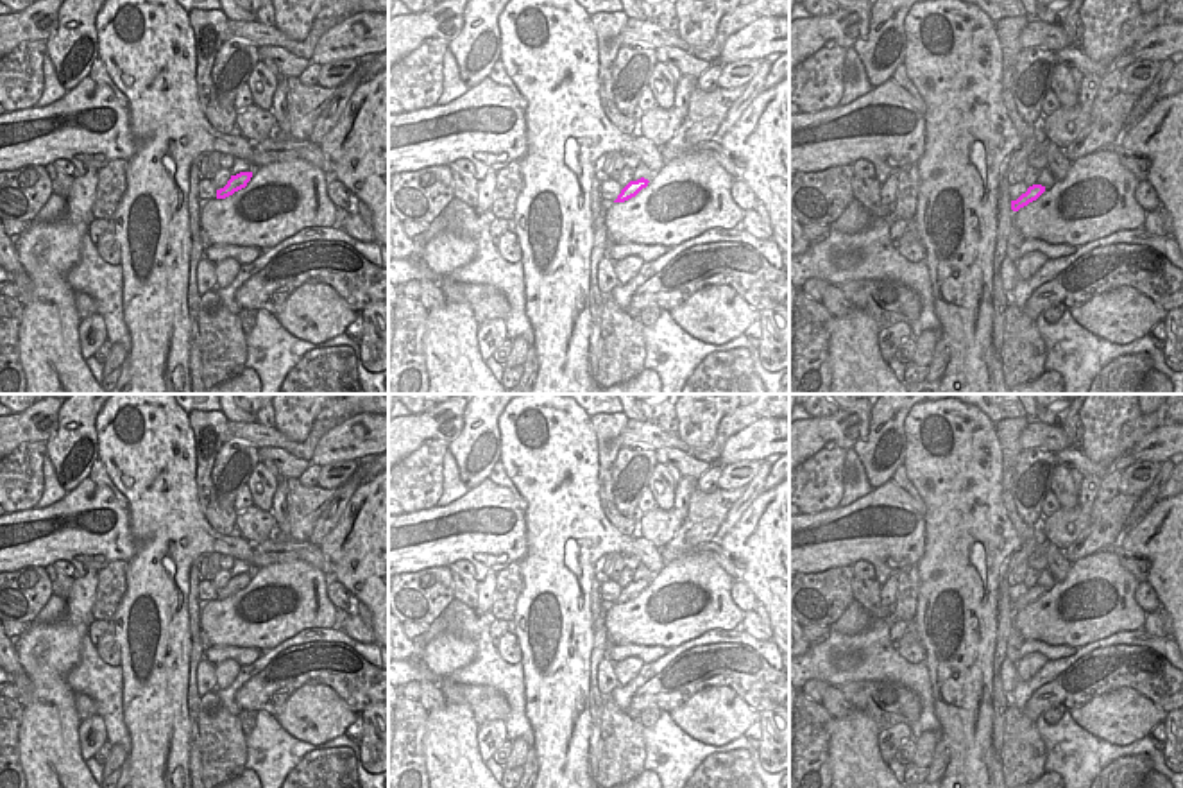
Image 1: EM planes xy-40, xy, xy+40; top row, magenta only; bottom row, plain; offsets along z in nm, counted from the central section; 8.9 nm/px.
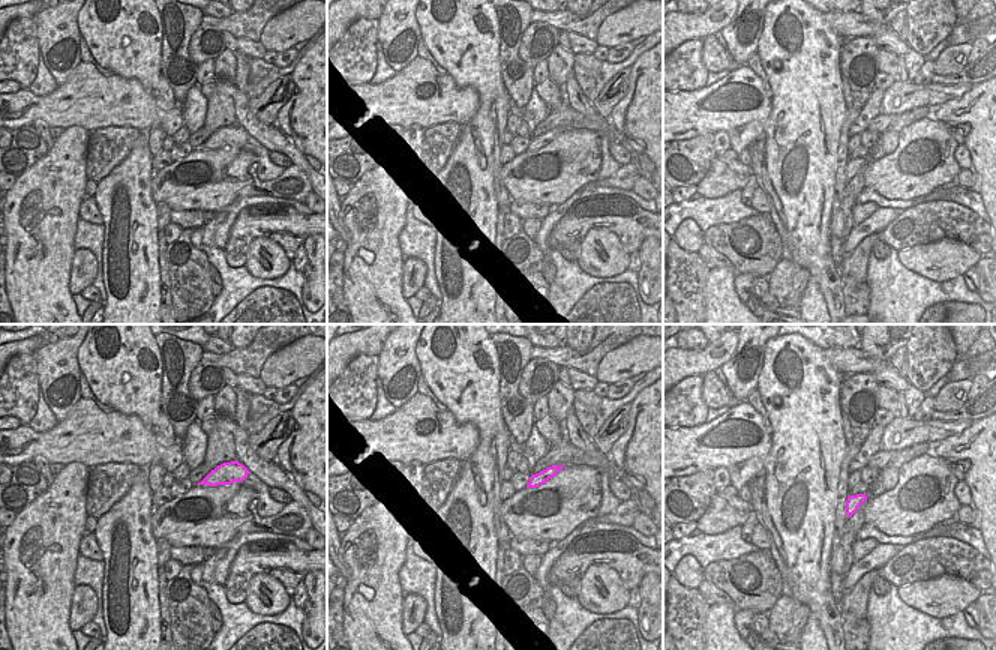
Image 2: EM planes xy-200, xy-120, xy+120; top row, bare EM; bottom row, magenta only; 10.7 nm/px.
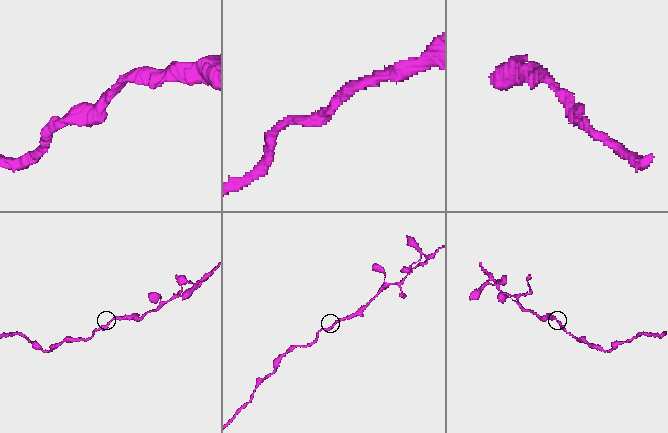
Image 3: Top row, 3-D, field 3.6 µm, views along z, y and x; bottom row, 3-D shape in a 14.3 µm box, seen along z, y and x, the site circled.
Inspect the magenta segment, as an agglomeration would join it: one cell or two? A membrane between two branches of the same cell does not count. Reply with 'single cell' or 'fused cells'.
single cell

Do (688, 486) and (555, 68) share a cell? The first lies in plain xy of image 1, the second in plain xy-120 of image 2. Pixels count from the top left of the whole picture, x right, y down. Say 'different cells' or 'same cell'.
different cells

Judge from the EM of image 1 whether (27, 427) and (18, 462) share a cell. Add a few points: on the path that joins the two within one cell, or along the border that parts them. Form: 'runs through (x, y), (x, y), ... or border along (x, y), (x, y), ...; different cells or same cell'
border along (45, 441), (24, 441), (18, 446); different cells

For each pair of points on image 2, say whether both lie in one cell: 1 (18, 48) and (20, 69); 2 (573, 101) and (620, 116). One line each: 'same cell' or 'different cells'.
1: same cell
2: different cells

